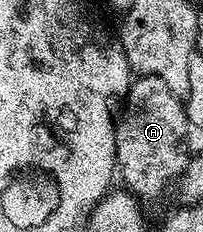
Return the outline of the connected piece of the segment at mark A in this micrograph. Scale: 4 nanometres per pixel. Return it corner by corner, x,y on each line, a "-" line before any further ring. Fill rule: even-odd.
135,76
124,98
132,99
134,109
128,117
123,117
124,123
116,123
120,127
120,135
113,137
116,139
116,169
121,184
143,202
160,196
186,172
186,107
183,98
172,99
172,95
164,79

